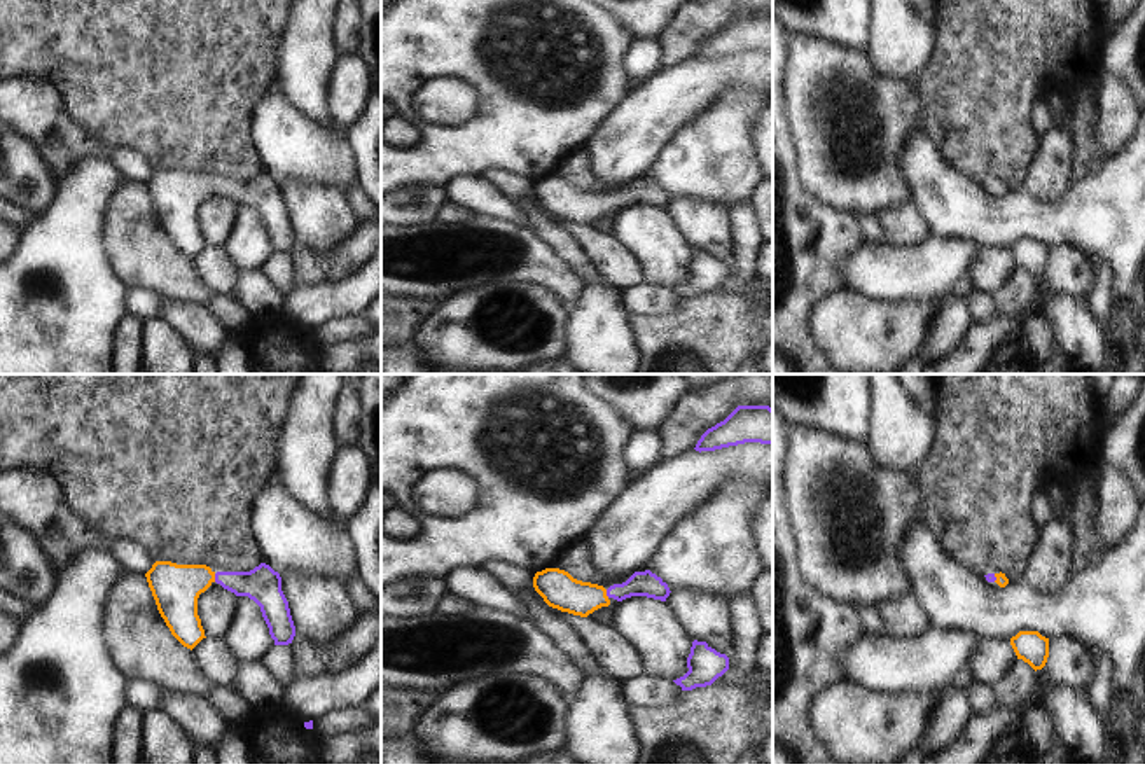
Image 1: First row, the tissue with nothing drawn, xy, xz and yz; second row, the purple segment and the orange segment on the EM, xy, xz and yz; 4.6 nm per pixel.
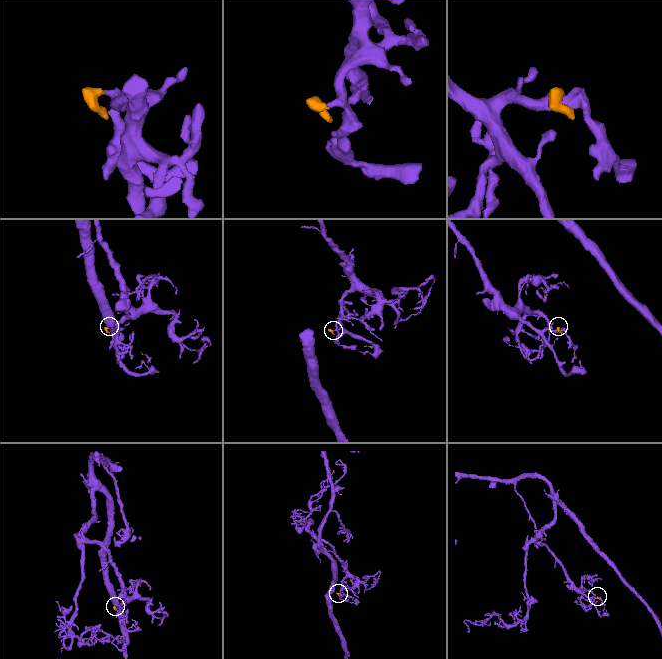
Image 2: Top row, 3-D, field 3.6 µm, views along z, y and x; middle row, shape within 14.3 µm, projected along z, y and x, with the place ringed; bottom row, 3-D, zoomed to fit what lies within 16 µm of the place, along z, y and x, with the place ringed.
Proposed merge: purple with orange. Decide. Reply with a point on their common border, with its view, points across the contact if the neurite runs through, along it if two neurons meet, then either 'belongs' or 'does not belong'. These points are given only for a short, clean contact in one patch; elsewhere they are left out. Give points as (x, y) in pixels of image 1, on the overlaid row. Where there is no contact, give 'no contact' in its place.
meets purple in xy at (215, 577); runs through xy (263, 584), (215, 577), (191, 579), (175, 588); belongs

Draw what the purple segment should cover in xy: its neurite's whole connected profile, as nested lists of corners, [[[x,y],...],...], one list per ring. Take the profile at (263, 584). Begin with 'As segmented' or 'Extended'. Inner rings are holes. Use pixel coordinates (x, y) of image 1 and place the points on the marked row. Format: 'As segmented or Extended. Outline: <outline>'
Extended. Outline: [[[156,561],[145,577],[171,635],[191,650],[206,638],[198,615],[198,598],[213,582],[236,596],[248,596],[260,607],[274,645],[288,645],[295,636],[281,577],[266,563],[250,572],[215,573],[206,565]]]

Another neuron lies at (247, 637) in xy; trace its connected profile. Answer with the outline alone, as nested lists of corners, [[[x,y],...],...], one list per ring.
[[[238,596],[236,610],[222,640],[239,663],[253,663],[274,645],[260,607],[248,596]]]

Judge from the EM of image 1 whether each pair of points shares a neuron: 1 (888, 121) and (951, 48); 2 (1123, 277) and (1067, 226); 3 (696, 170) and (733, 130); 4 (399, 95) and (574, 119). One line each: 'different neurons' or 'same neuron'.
1: different neurons
2: same neuron
3: same neuron
4: same neuron

